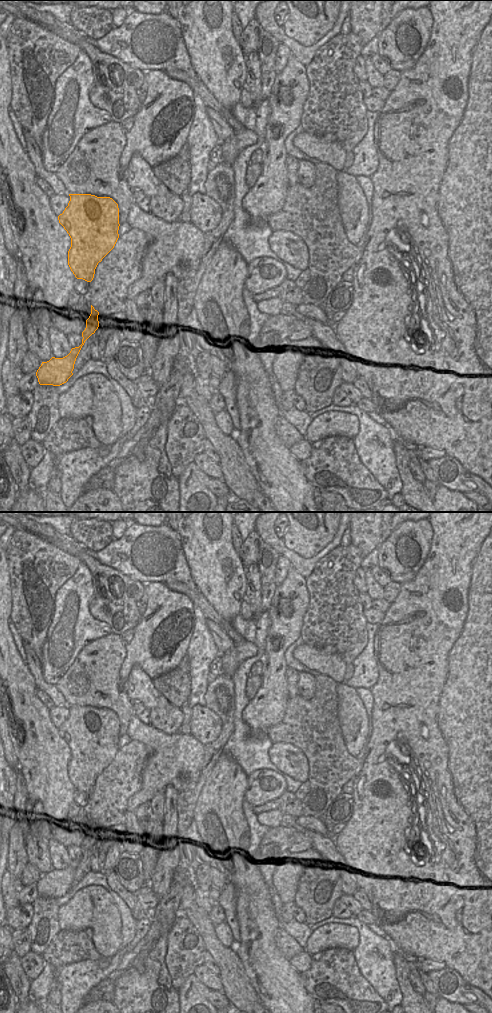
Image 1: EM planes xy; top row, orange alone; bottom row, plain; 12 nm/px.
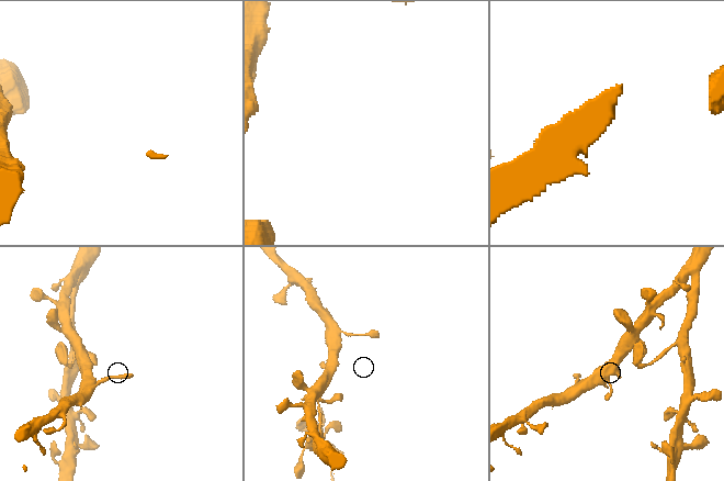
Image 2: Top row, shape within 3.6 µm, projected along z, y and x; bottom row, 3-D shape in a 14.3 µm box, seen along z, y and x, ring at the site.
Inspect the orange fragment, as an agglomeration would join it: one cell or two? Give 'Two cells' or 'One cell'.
One cell

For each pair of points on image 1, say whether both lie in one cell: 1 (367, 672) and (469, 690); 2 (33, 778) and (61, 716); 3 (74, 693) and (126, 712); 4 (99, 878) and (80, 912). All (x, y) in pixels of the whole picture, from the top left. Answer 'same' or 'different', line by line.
1: different
2: different
3: same
4: different

